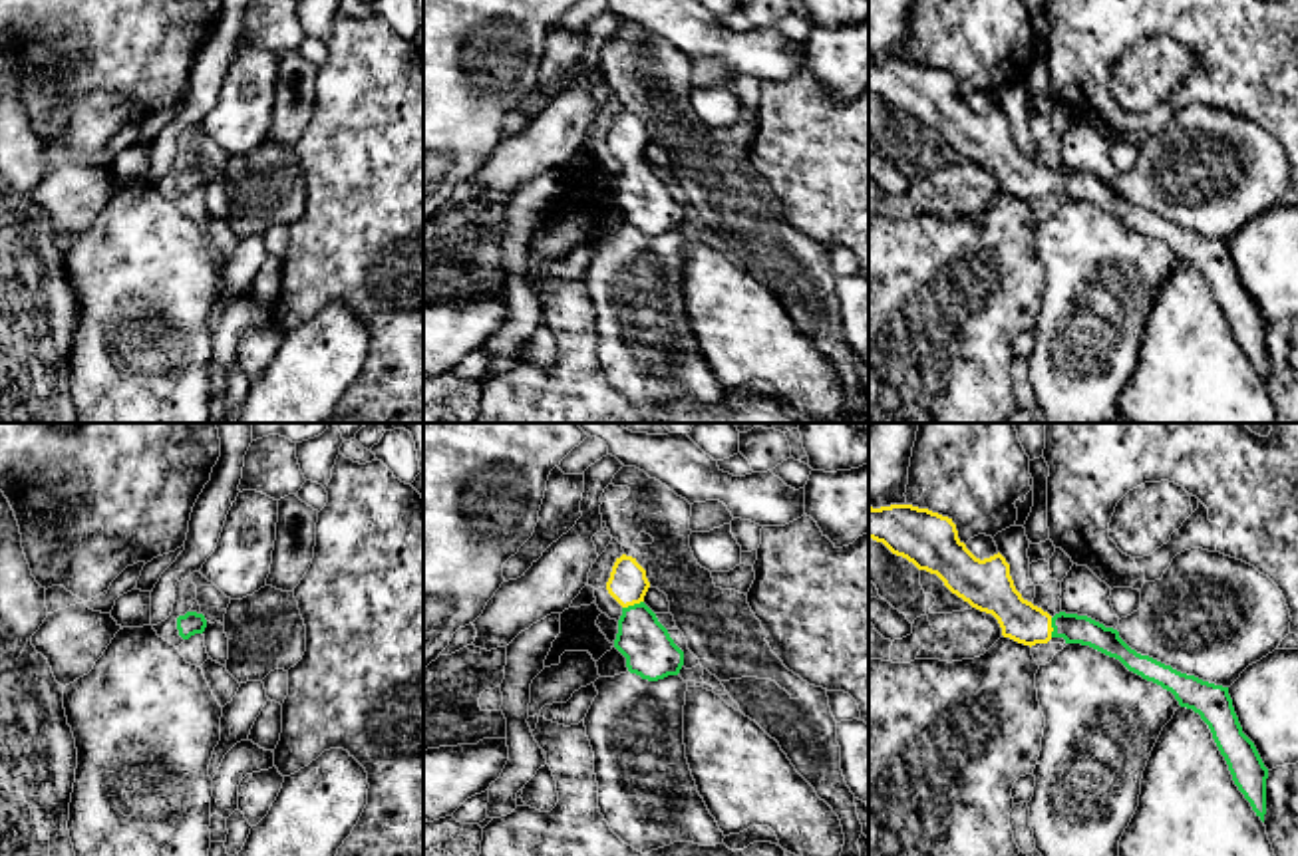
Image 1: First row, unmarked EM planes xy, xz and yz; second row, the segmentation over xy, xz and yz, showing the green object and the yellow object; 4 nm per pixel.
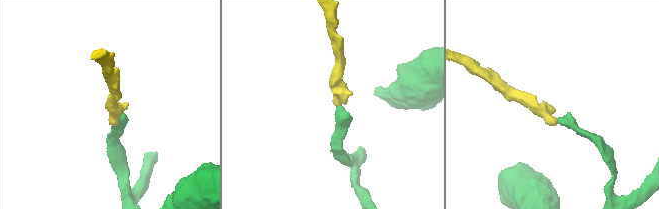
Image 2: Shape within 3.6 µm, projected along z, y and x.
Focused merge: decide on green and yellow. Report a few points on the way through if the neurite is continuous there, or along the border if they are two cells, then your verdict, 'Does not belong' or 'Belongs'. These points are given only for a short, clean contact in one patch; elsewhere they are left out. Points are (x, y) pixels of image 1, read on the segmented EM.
Path across: xz (650, 652), (641, 638), (635, 604), (627, 584). Belongs

